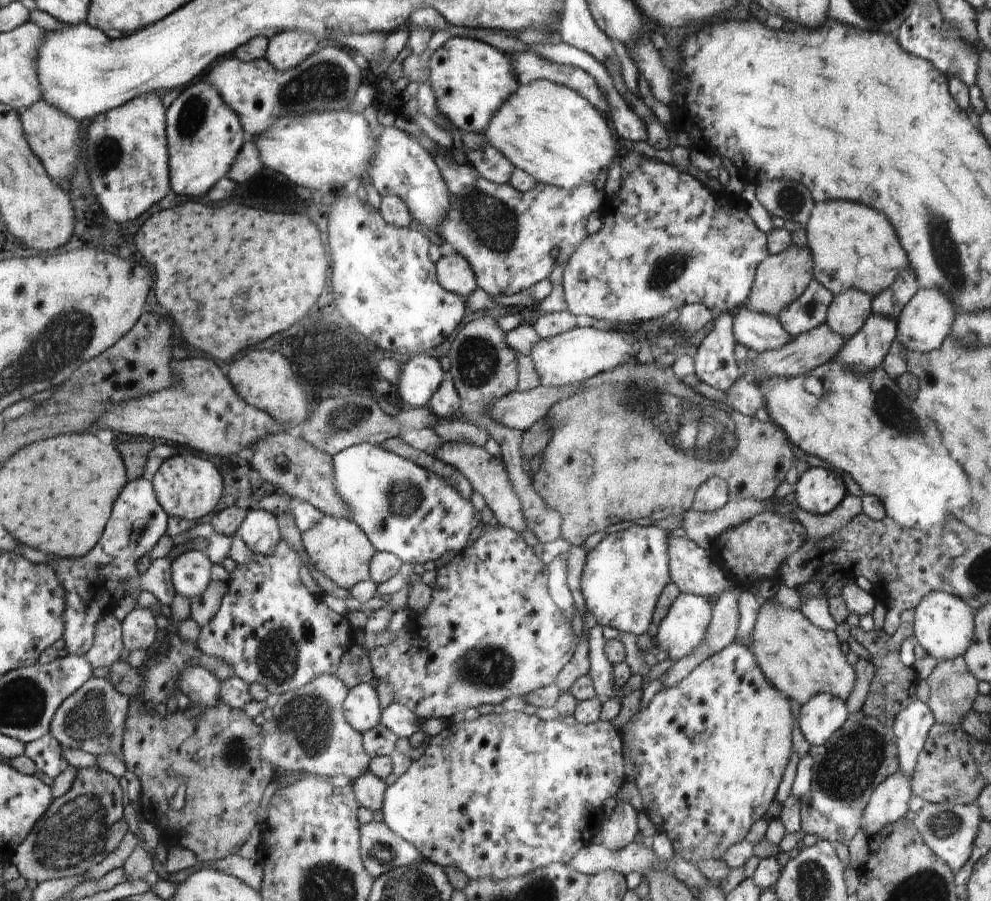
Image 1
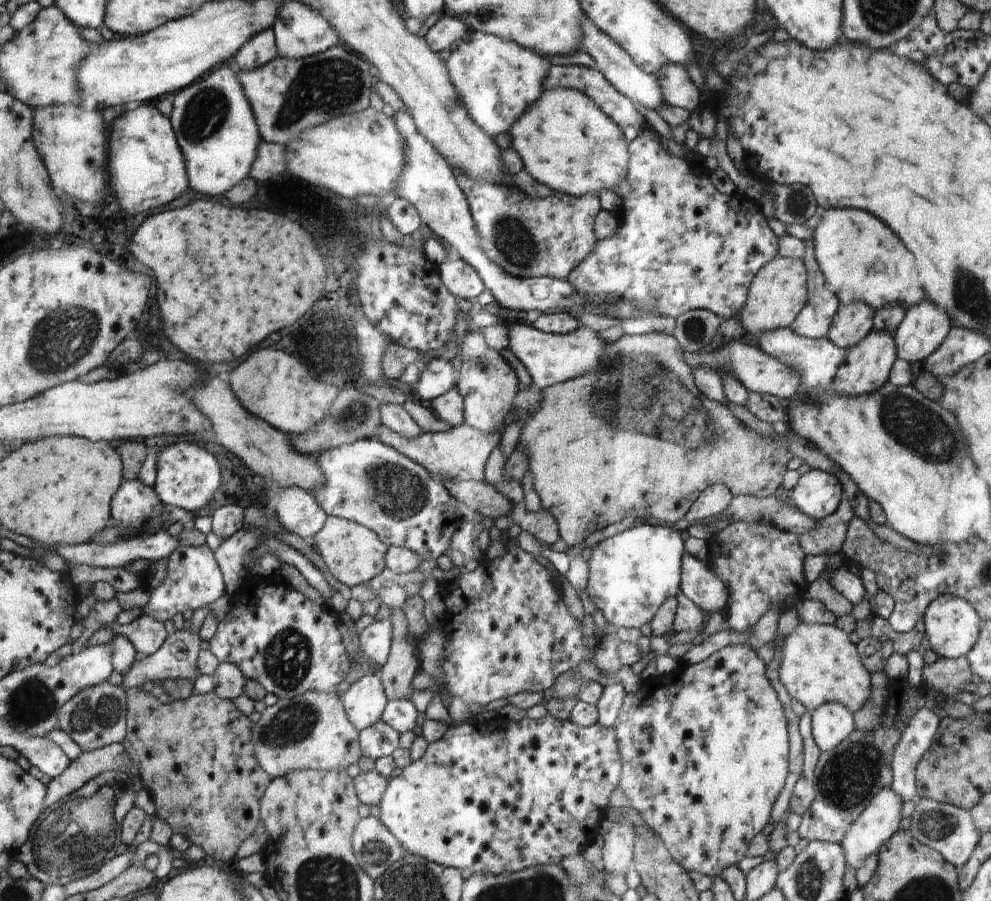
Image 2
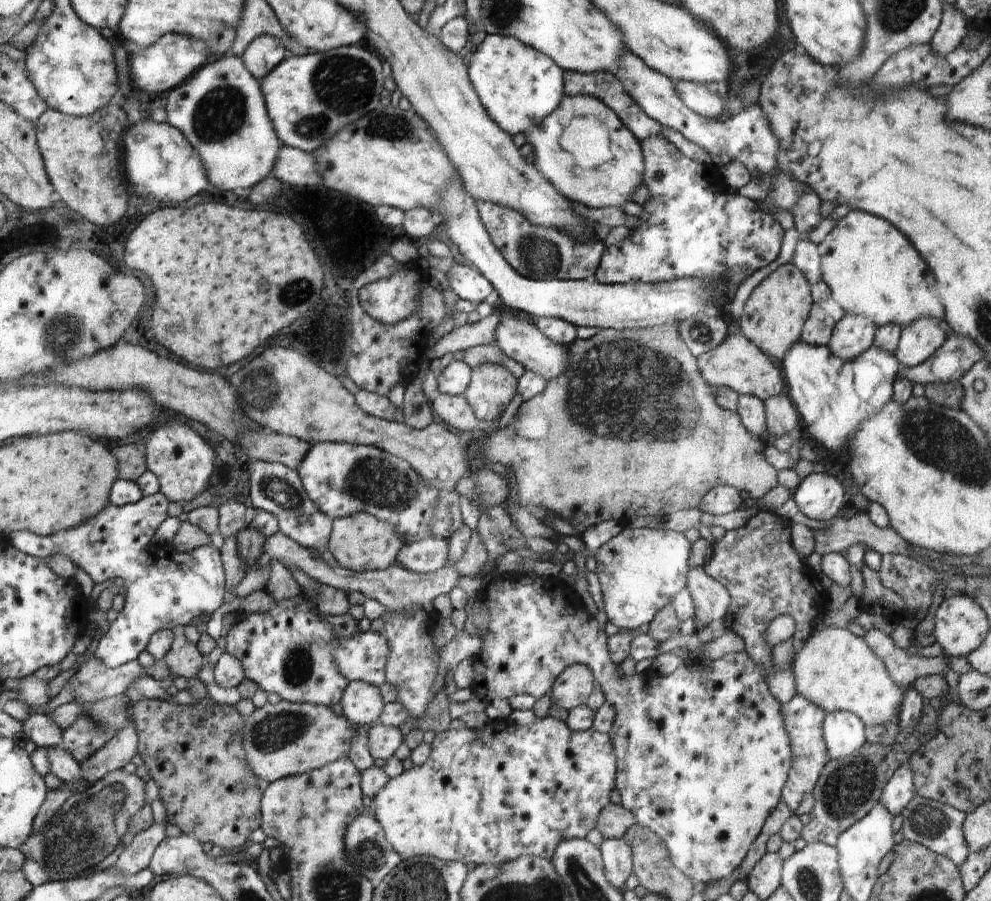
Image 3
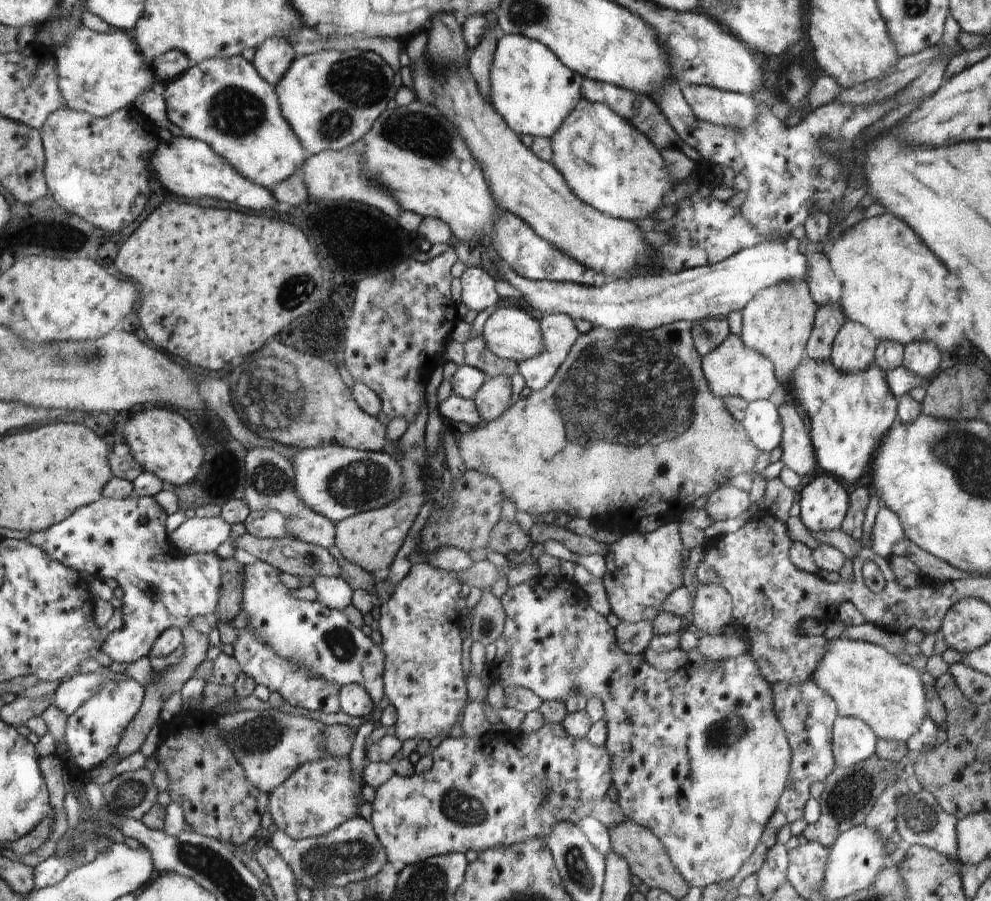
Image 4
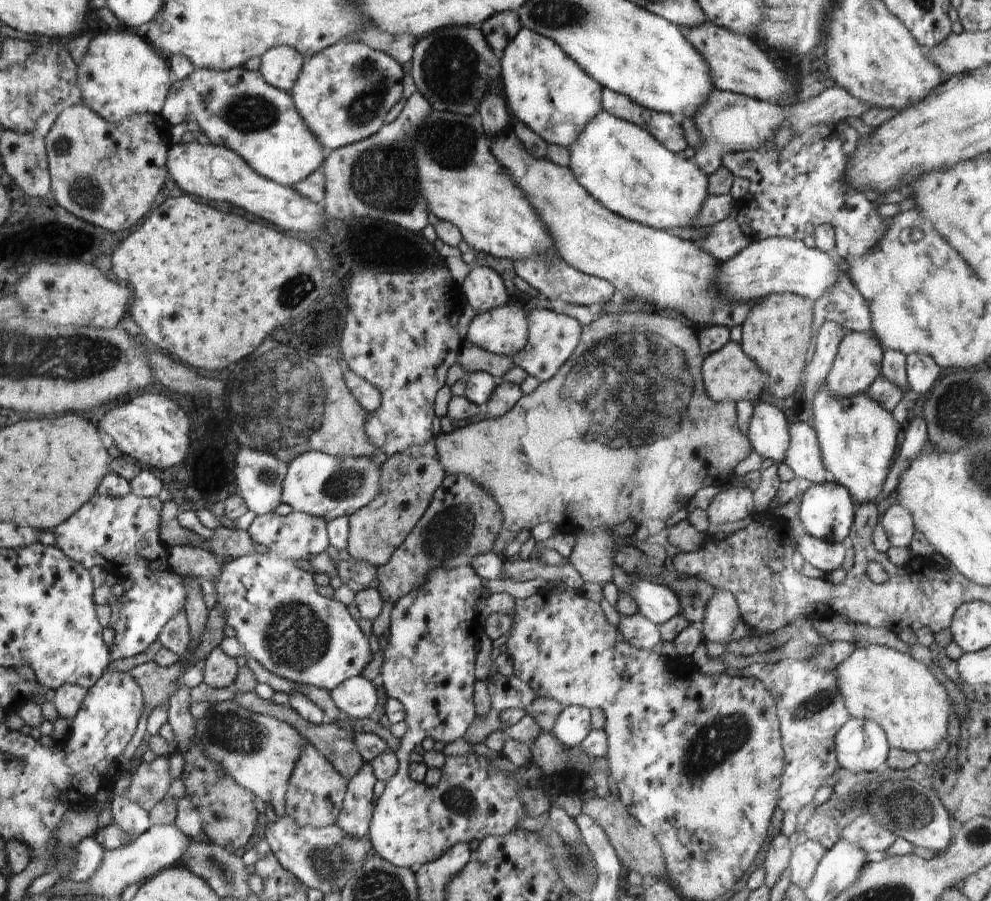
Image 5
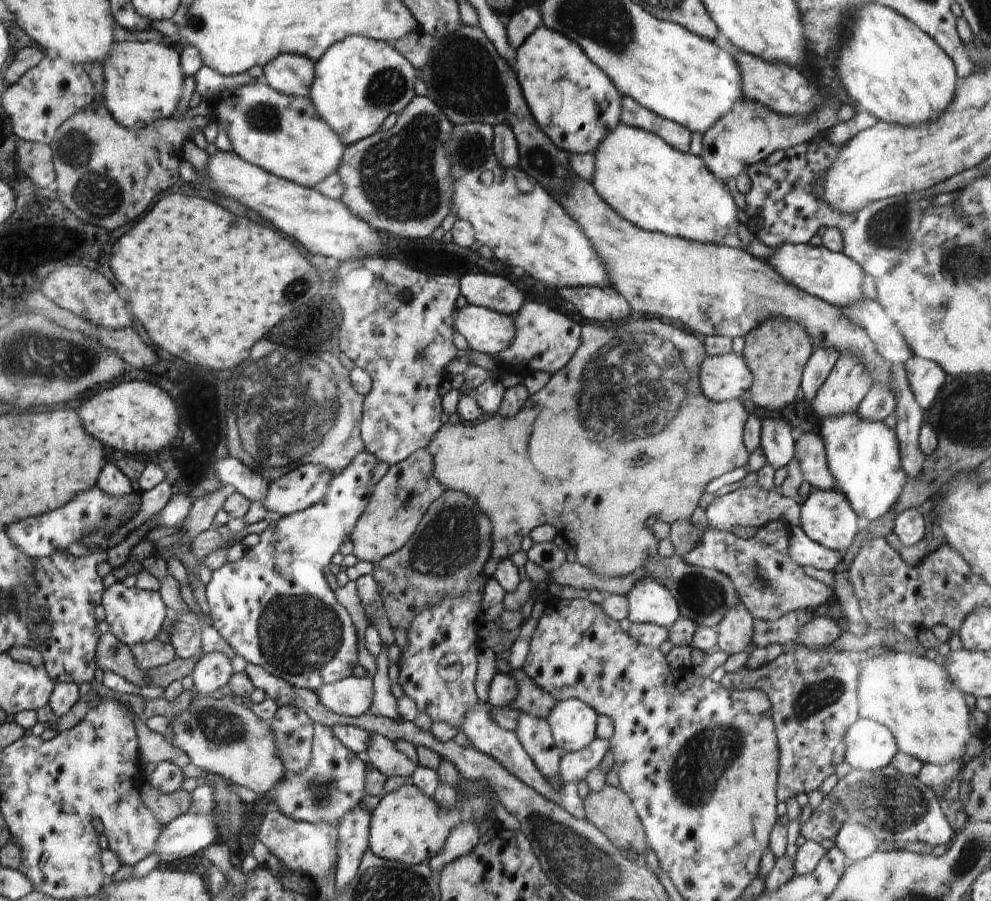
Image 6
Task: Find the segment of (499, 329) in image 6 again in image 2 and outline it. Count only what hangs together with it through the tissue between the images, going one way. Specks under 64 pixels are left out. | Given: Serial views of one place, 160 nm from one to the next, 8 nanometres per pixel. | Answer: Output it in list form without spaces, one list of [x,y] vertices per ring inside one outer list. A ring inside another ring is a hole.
[[[515,324],[509,329],[508,352],[516,355],[525,364],[533,384],[540,390],[552,388],[554,385],[584,377],[592,372],[601,362],[606,349],[606,342],[589,327],[578,327],[570,334],[552,334],[538,330],[526,324]]]

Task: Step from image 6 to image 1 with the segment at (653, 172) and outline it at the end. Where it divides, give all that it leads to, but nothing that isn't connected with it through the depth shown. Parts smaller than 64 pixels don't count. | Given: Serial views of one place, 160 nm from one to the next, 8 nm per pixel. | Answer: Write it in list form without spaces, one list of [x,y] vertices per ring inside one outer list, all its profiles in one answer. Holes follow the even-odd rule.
[[[549,80],[519,84],[505,100],[485,128],[485,141],[500,151],[515,168],[533,176],[538,183],[561,186],[570,190],[584,184],[594,184],[598,168],[614,156],[614,140],[606,120],[596,112],[597,107],[570,87]]]

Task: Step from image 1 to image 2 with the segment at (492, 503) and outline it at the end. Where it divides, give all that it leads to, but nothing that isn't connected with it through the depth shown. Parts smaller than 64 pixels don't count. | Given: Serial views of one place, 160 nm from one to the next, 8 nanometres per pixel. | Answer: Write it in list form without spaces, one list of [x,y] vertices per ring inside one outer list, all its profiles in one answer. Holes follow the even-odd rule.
[[[466,423],[456,425],[447,431],[439,433],[422,433],[416,438],[407,439],[384,425],[381,426],[376,438],[388,446],[393,446],[414,462],[420,463],[435,478],[443,483],[444,479],[458,477],[464,480],[484,480],[484,464],[494,450],[494,446],[500,443],[501,435],[485,433]]]

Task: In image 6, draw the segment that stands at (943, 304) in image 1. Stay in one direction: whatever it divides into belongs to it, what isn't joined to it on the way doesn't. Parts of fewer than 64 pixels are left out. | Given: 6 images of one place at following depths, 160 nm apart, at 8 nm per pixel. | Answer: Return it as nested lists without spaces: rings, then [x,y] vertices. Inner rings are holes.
[[[912,357],[904,365],[906,378],[920,409],[928,412],[935,404],[947,375],[936,362]]]

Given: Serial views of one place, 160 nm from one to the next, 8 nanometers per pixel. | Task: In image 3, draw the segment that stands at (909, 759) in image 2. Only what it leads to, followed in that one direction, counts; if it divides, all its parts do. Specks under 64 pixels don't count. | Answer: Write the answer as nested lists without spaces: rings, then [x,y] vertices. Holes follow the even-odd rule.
[[[908,762],[900,764],[900,768],[892,774],[890,782],[884,786],[879,802],[882,803],[893,816],[900,814],[915,793],[913,772],[908,768]]]

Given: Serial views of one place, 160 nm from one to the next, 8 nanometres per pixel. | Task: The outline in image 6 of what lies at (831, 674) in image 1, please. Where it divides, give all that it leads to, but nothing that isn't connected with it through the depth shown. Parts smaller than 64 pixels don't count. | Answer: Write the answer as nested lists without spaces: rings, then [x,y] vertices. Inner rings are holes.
[[[895,652],[869,659],[862,666],[858,678],[858,703],[859,717],[874,720],[890,728],[902,753],[920,760],[923,764],[946,766],[952,760],[957,760],[960,764],[965,762],[966,748],[972,737],[969,729],[970,708],[966,704],[965,695],[950,682],[944,667],[925,655]]]

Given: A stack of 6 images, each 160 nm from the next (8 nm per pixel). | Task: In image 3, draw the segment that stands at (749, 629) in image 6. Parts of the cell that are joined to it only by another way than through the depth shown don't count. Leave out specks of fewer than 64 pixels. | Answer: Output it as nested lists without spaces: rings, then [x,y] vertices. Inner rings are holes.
[[[694,567],[689,572],[689,585],[695,616],[707,626],[712,620],[720,620],[729,612],[732,599],[729,591],[718,579],[708,574],[704,567]]]

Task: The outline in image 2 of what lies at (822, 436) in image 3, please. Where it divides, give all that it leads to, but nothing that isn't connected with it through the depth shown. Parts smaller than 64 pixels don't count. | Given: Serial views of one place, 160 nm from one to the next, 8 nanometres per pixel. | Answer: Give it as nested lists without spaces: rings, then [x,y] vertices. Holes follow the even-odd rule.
[[[790,327],[775,328],[751,340],[766,354],[777,358],[801,374],[800,390],[810,399],[824,393],[865,395],[873,393],[889,380],[897,357],[897,346],[892,334],[872,329],[860,342],[850,348],[840,348],[827,337],[809,339],[796,334]]]

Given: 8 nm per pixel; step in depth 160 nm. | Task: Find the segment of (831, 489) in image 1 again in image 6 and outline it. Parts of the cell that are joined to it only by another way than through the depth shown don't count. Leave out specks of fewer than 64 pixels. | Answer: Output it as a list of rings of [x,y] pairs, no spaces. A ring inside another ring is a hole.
[[[836,488],[814,490],[801,501],[800,525],[804,533],[817,544],[830,550],[846,552],[857,535],[857,516],[850,507],[846,496]]]

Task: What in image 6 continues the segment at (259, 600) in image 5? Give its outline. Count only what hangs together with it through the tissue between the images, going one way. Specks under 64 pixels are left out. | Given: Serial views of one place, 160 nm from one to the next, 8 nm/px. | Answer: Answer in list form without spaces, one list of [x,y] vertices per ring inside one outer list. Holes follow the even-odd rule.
[[[368,451],[357,454],[352,464],[333,476],[330,490],[322,501],[303,511],[276,517],[275,524],[262,531],[258,544],[245,548],[244,556],[237,562],[227,562],[212,571],[212,580],[206,585],[208,614],[222,639],[248,664],[260,666],[296,688],[318,691],[326,684],[350,676],[356,666],[356,628],[350,614],[334,598],[322,568],[330,564],[330,558],[338,552],[340,544],[350,540],[357,520],[368,506],[371,492],[367,484],[377,461]]]

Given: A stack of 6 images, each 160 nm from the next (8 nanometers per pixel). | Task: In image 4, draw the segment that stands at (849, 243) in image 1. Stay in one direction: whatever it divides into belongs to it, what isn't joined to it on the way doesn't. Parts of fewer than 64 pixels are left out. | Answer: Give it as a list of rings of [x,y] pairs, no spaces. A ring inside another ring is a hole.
[[[880,214],[862,219],[842,232],[825,255],[842,285],[841,310],[845,318],[862,323],[879,341],[891,340],[903,345],[916,341],[934,341],[943,354],[947,354],[945,352],[948,350],[951,355],[966,339],[963,334],[966,322],[962,322],[962,304],[956,294],[956,276],[950,274],[934,254],[930,254],[930,250],[900,218],[894,218],[892,214]]]

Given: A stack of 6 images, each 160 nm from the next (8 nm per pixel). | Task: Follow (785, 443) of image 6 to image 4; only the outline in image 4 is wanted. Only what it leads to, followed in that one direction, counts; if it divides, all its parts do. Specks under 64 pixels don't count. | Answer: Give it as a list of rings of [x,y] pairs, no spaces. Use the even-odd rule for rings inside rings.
[[[769,399],[750,401],[742,419],[750,440],[762,453],[771,453],[779,446],[782,427],[778,409]]]

